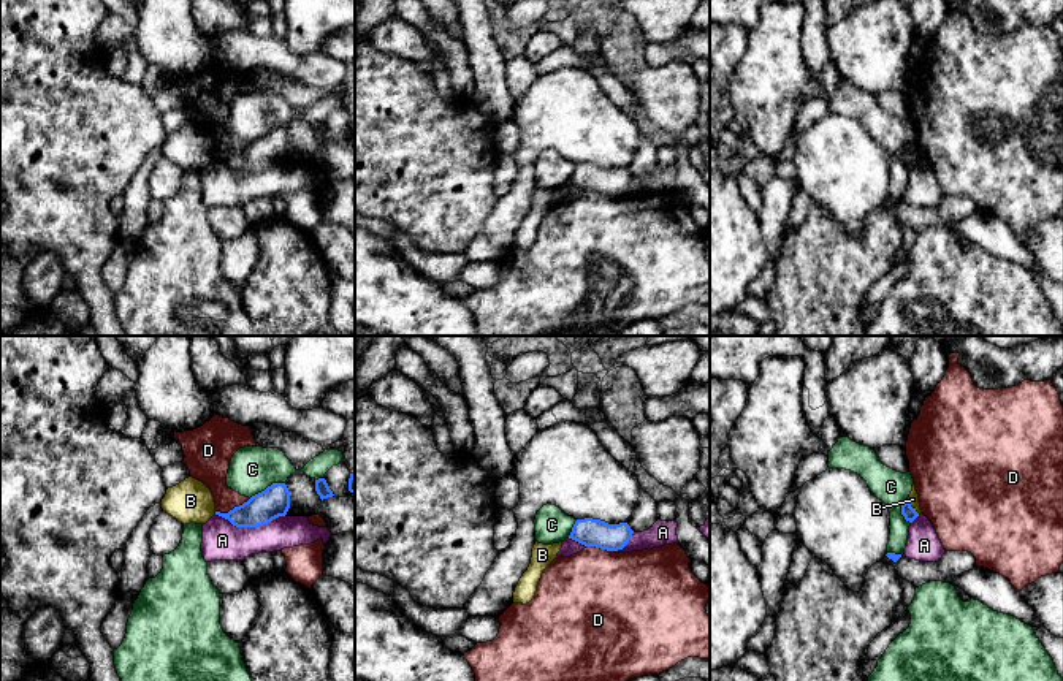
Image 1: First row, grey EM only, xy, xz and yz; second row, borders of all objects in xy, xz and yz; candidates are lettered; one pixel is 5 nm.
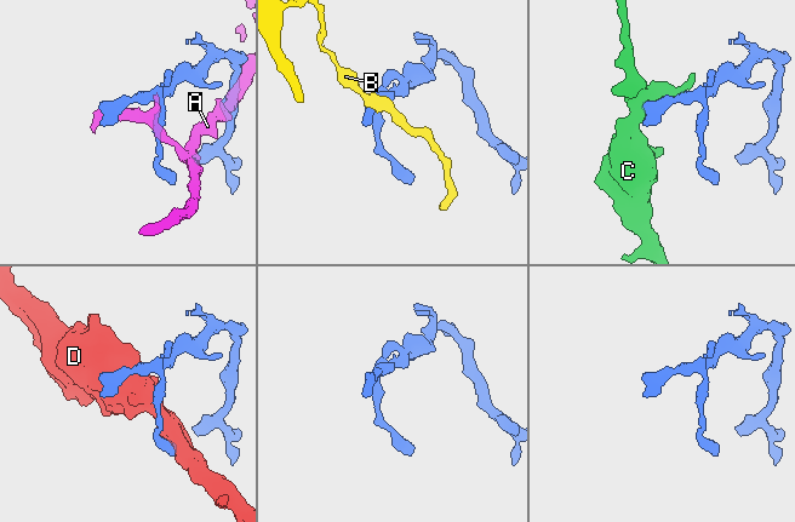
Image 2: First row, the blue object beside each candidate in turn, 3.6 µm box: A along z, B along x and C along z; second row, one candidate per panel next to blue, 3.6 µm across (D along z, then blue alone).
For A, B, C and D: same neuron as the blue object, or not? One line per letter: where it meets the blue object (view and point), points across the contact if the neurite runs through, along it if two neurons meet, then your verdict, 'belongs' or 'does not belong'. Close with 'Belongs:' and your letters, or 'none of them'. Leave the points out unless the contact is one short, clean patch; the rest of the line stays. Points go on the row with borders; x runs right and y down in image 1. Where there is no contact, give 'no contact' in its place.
A: contact xy (251, 526); does not belong
B: contact yz (911, 507); border yz (906, 501), (919, 513); does not belong
C: contact xy (268, 486); does not belong
D: contact xy (233, 509); does not belong
Belongs: none of them

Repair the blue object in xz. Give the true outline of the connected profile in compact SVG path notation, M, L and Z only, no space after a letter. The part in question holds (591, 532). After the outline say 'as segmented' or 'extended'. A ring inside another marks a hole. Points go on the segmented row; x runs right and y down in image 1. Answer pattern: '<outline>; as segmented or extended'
M577 519L569 538L607 551L623 550L632 538L634 531L627 523L608 524L600 519Z; as segmented

